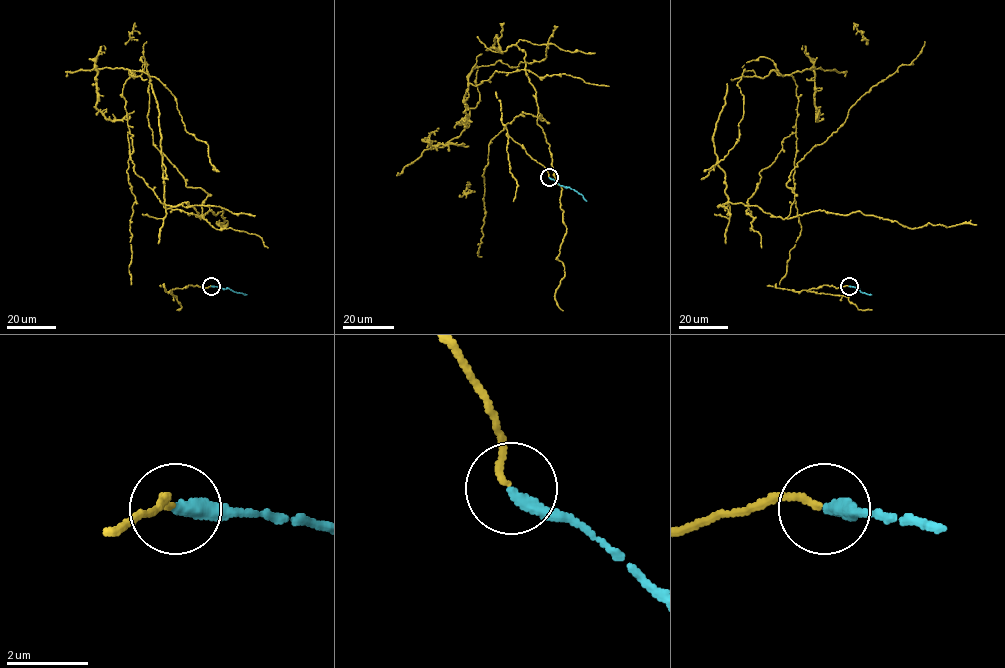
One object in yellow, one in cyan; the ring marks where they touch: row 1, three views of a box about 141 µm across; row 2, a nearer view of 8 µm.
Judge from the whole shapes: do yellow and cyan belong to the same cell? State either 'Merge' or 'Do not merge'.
Merge

